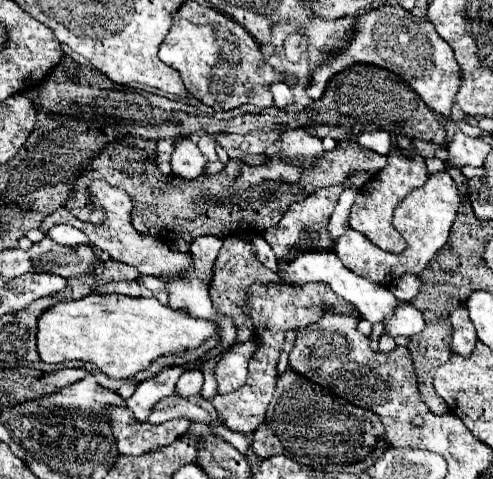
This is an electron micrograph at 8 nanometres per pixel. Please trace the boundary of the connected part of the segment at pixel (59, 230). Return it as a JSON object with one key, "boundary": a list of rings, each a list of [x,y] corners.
{"boundary":[[[56,224],[52,226],[48,232],[46,232],[52,240],[56,240],[58,244],[64,244],[64,246],[76,246],[76,244],[88,244],[88,238],[72,228],[72,226],[62,226],[62,224]]]}

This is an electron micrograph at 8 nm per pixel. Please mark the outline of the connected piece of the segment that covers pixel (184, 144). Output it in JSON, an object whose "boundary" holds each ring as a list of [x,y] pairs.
{"boundary":[[[180,136],[170,164],[172,164],[172,174],[176,174],[180,178],[196,178],[196,176],[204,174],[206,160],[190,138]]]}

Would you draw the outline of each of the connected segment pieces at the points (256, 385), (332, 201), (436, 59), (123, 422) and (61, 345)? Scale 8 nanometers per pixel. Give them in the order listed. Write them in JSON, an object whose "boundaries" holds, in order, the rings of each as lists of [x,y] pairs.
{"boundaries":[[[[312,282],[304,286],[252,284],[252,288],[248,288],[248,300],[244,304],[244,312],[246,316],[250,316],[254,324],[254,338],[258,340],[258,350],[254,352],[248,364],[248,382],[240,390],[234,390],[232,394],[218,394],[212,398],[212,406],[216,408],[218,416],[224,420],[224,426],[228,430],[240,434],[252,434],[258,428],[258,424],[264,422],[266,408],[276,388],[276,378],[278,378],[276,362],[284,344],[284,334],[288,330],[314,324],[328,310],[358,316],[358,308],[354,304],[348,304],[342,296],[336,296],[336,292],[332,292],[332,288],[328,288],[328,284],[324,282]]],[[[356,172],[356,174],[350,176],[346,182],[338,184],[338,186],[332,186],[332,188],[320,188],[320,190],[308,194],[302,202],[292,204],[292,208],[288,208],[288,212],[284,214],[284,218],[280,220],[280,224],[274,226],[274,228],[268,228],[268,230],[262,234],[264,240],[272,246],[276,258],[278,258],[278,268],[280,268],[280,270],[286,270],[284,260],[286,260],[286,256],[288,256],[288,248],[290,248],[292,244],[300,242],[300,238],[302,238],[306,232],[320,232],[320,242],[316,244],[316,248],[318,248],[318,250],[330,250],[330,248],[332,248],[332,242],[330,242],[330,238],[326,236],[326,222],[328,222],[330,214],[334,212],[340,192],[342,192],[344,188],[348,188],[348,186],[360,188],[360,186],[364,186],[366,182],[368,182],[368,174]]],[[[382,4],[378,8],[370,8],[368,12],[356,18],[352,36],[346,46],[340,46],[334,52],[322,50],[320,64],[314,68],[310,84],[304,88],[306,94],[318,100],[328,80],[336,72],[352,64],[374,64],[398,74],[402,80],[408,82],[408,86],[412,86],[412,90],[424,100],[424,104],[430,110],[442,116],[450,116],[452,102],[460,86],[460,68],[454,60],[454,52],[450,44],[446,44],[438,36],[438,32],[426,18],[416,18],[412,12],[404,10],[402,6]]],[[[108,406],[106,416],[110,420],[112,436],[116,440],[120,454],[140,456],[148,450],[172,444],[178,436],[182,436],[192,424],[188,418],[168,420],[164,424],[148,424],[138,422],[132,410],[126,406]]],[[[90,294],[80,300],[58,302],[38,318],[38,354],[44,362],[94,362],[112,378],[130,378],[168,352],[200,346],[216,334],[216,324],[162,306],[156,298],[128,298],[122,294]]]]}

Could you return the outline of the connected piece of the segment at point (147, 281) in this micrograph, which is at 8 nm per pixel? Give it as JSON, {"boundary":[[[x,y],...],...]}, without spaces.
{"boundary":[[[142,276],[141,284],[153,292],[158,291],[168,294],[168,286],[155,276]]]}

